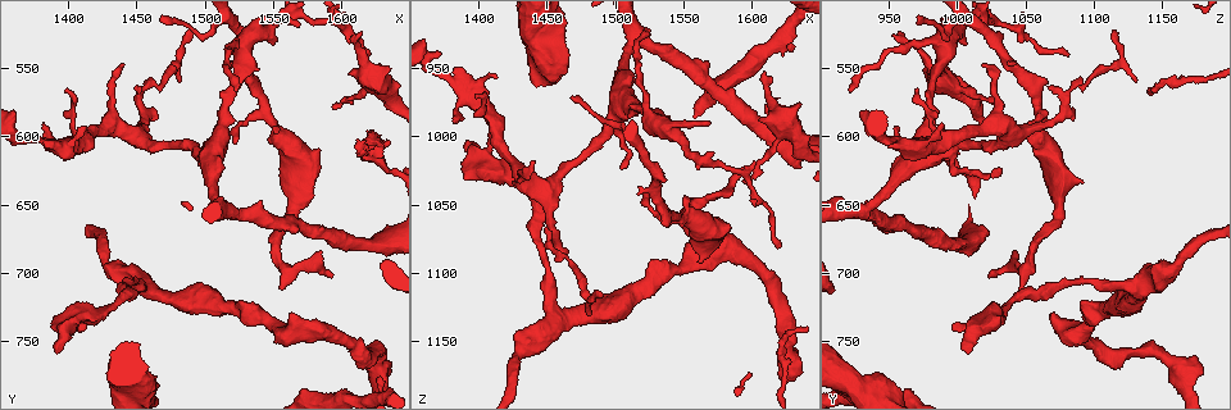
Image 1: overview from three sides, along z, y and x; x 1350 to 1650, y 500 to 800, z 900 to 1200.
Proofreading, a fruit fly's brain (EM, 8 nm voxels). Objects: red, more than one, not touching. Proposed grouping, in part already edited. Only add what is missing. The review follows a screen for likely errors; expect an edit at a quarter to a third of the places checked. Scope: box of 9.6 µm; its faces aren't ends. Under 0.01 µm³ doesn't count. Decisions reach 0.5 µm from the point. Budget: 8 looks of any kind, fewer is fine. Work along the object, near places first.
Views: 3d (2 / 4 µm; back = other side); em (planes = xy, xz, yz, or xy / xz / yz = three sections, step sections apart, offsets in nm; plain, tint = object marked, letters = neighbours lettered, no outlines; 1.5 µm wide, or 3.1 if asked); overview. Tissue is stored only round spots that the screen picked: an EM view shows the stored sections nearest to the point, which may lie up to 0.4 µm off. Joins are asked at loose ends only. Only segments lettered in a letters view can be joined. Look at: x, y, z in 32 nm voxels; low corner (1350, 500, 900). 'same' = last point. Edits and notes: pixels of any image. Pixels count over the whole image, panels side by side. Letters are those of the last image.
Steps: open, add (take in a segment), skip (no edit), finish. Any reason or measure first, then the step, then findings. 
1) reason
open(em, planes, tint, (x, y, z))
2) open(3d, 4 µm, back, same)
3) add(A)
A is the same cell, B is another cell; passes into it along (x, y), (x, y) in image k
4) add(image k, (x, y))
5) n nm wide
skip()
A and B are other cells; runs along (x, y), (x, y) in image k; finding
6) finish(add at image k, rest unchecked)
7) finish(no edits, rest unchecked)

branch stops here
open(3d, 4 µm, back, (1596, 580, 1030))

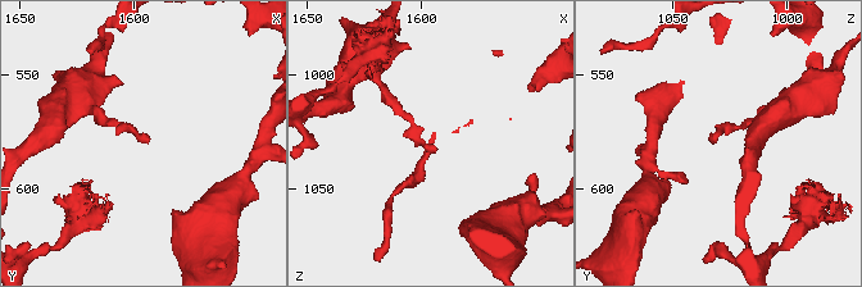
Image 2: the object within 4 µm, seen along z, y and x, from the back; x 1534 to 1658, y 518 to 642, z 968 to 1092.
shape alone is not enough
open(em, xz, step 8, letters, (1595, 580, 1031))

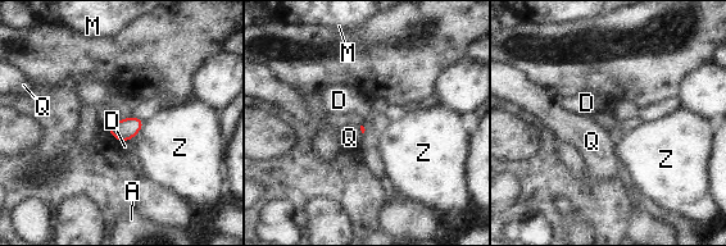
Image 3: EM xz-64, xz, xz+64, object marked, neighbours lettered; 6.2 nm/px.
open(em, planes, letters, same)

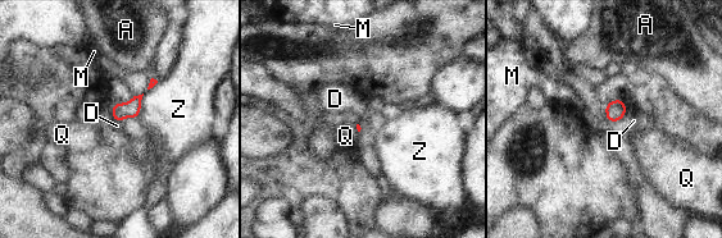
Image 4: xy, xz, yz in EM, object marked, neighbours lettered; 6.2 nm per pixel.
D touches over 160 nm
skip()
A, D, M, Q and Z are other cells; border along (627, 109), (620, 119), (605, 120) in image 4; none of them fits

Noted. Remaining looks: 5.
branch stops here
open(em, planes, letters, (1412, 738, 998))

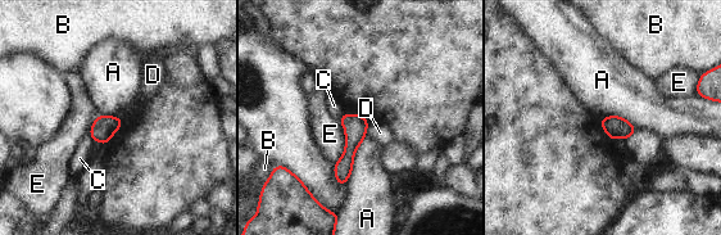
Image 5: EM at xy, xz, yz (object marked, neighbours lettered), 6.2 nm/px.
140 nm wide
skip()
A, B, C, D and E are other cells; border along (366, 136), (354, 153), (345, 184) in image 5; no lettered segment goes on from it

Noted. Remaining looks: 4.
an open end
open(3d, 4 µm, (1416, 594, 960))

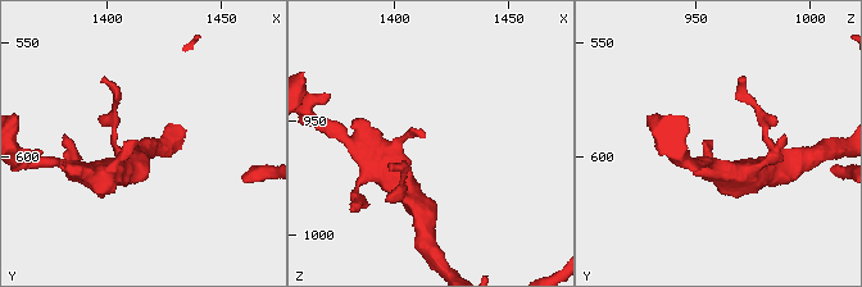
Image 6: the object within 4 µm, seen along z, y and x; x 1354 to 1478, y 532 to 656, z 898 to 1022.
need the tissue
open(em, planes, letters, (1413, 594, 958))

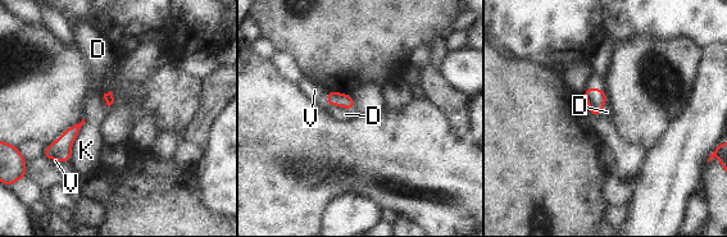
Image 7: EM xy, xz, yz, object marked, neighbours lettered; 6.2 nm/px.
skip()
D, K and V are other cells; none of them fits

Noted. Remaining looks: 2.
finish(no edits, rest unchecked)

